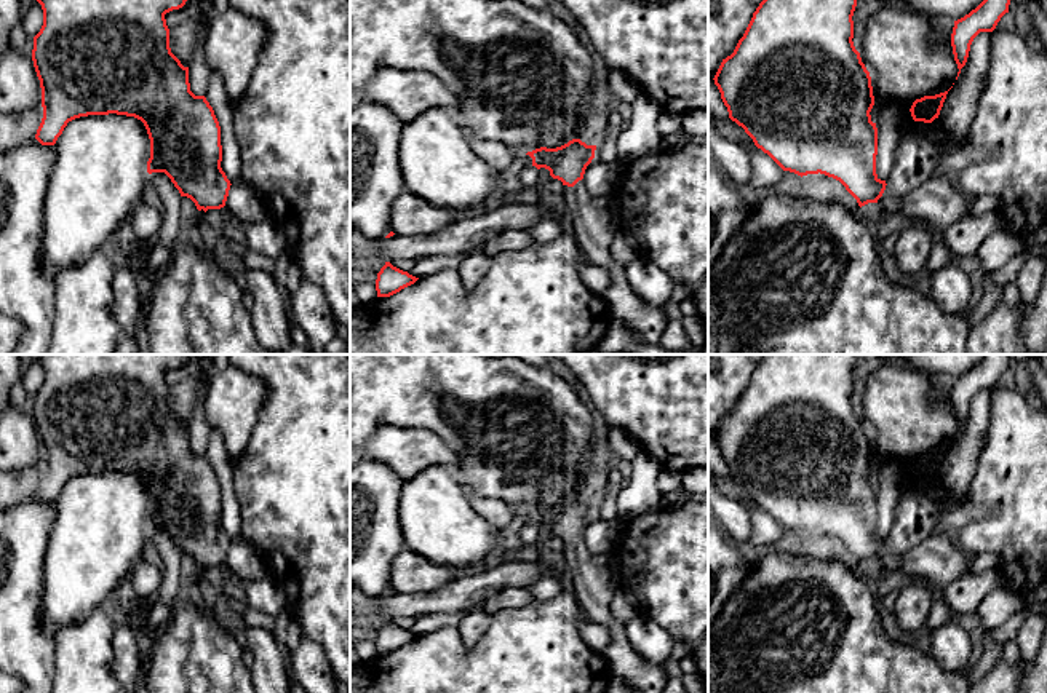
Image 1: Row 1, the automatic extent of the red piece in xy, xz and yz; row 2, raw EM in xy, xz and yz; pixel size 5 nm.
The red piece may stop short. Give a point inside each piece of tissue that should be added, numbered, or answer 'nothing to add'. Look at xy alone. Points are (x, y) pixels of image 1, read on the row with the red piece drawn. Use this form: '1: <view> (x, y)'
nothing to add

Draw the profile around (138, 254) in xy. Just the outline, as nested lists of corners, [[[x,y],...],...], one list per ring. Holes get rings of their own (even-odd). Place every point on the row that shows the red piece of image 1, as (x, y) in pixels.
[[[157,236],[150,241],[142,241],[139,240],[136,246],[129,248],[126,251],[128,255],[128,263],[126,267],[137,276],[145,263],[147,263],[147,257],[150,254],[150,248],[153,244],[153,241],[157,240]]]

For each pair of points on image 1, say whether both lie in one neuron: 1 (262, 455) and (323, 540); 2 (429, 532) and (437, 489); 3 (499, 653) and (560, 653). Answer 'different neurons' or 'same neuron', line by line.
1: same neuron
2: same neuron
3: same neuron

